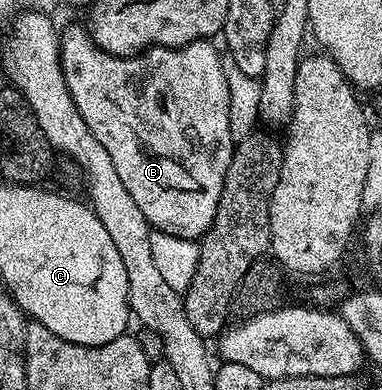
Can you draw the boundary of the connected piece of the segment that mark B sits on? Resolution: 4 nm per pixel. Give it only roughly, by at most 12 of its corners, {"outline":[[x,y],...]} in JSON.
{"outline":[[60,35],[68,93],[154,231],[216,217],[236,144],[211,40]]}

